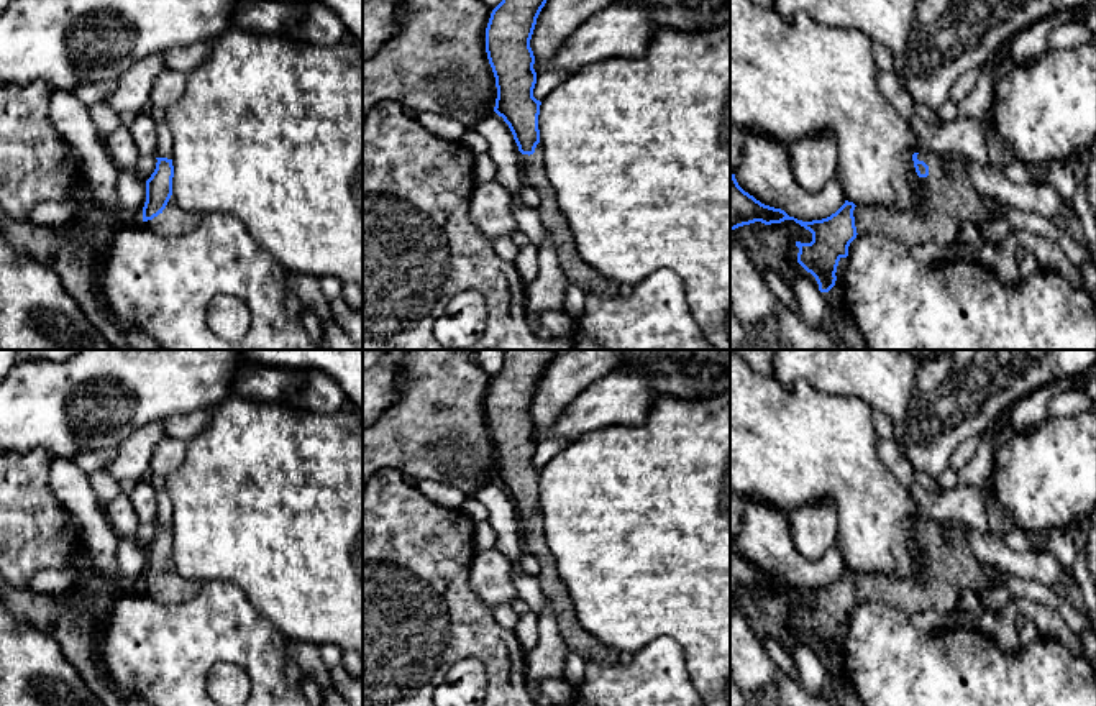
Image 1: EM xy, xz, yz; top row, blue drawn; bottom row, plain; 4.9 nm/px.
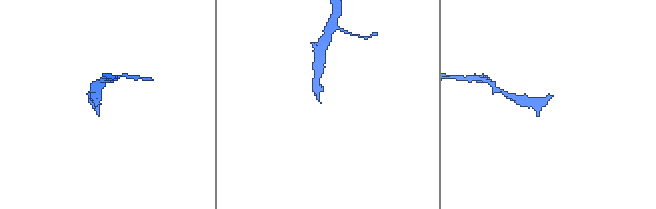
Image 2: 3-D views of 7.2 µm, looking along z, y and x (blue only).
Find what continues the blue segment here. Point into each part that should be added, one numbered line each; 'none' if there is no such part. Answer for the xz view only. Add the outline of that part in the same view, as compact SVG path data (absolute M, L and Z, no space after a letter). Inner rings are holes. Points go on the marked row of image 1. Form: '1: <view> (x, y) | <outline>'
1: xz (575, 268) | M541 143L533 154L518 154L523 184L538 194L538 213L543 230L550 235L564 277L586 296L615 297L619 286L587 264L578 253L568 220L558 207L556 194L545 171L545 151Z

